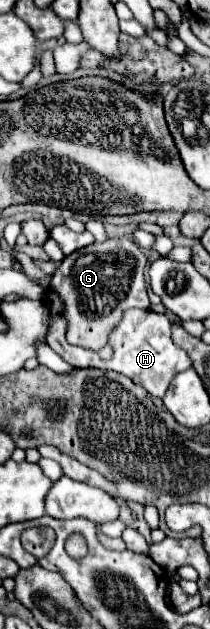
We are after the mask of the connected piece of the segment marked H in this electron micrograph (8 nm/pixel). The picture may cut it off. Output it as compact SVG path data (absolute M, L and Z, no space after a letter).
M47 290L45 294L45 304L51 308L51 332L47 334L47 344L65 360L69 362L73 368L101 368L101 370L115 370L121 372L125 376L129 376L131 380L135 380L135 384L141 384L151 396L163 398L171 380L187 370L191 366L191 360L187 356L187 352L183 352L181 348L177 348L171 340L171 322L165 314L157 314L153 310L127 310L121 324L115 328L115 332L111 332L109 342L105 348L111 350L111 354L107 358L101 356L101 350L89 350L89 348L81 348L81 346L71 346L65 340L65 320L63 320L63 312L61 312L61 304L59 298L55 298L53 292Z

